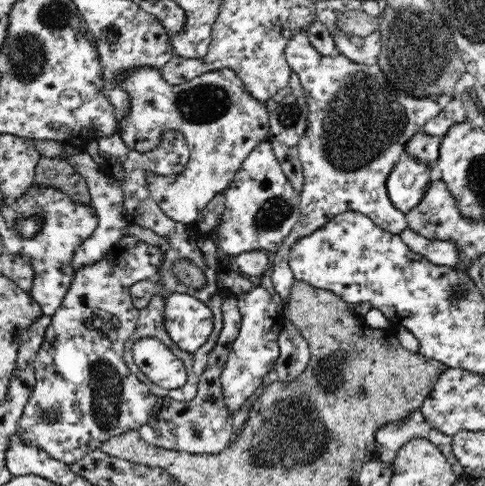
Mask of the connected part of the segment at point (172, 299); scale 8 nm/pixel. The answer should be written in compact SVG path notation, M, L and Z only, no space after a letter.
M170 294L165 301L165 328L176 348L193 353L214 330L214 313L189 294Z

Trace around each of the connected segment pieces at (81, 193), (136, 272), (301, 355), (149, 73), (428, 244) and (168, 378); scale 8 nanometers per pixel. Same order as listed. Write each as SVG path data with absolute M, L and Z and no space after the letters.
M41 157L35 168L35 183L62 190L74 202L86 203L92 207L86 180L66 158Z
M123 235L123 237L111 246L111 249L104 253L104 256L96 262L78 267L73 274L73 280L68 287L68 292L64 295L64 300L60 303L60 308L56 310L55 314L52 314L52 324L46 328L46 334L44 334L44 342L38 354L35 356L35 380L36 384L23 408L22 416L18 420L18 426L16 426L18 434L27 444L31 444L31 447L40 448L40 450L46 451L52 458L65 462L67 465L71 465L73 462L80 460L85 454L92 452L96 449L101 449L102 444L114 436L120 436L129 432L130 430L139 430L141 426L144 426L148 419L151 417L151 410L156 404L157 396L154 395L148 386L138 380L127 366L124 361L123 352L127 344L127 341L132 337L132 334L136 330L137 322L139 320L139 310L133 306L131 300L131 294L129 291L130 286L135 282L141 280L156 281L160 278L160 264L164 259L164 251L159 246L153 246L146 242L138 240L133 235Z
M284 319L282 326L278 338L280 354L274 371L278 373L278 382L287 383L296 380L306 370L311 352L306 339L300 335L300 331L290 320Z
M152 67L130 69L119 78L119 86L130 97L129 111L118 122L117 133L126 146L140 153L152 150L161 143L166 131L180 131L189 146L189 161L180 174L174 175L170 184L160 184L158 178L148 178L148 190L162 212L179 224L195 223L198 214L216 196L225 191L240 170L242 162L251 150L261 142L268 141L269 112L267 105L256 101L245 89L238 75L228 68L208 71L196 78L184 81L179 85L169 85L164 81L160 70Z
M410 228L399 232L399 235L412 251L436 265L454 267L461 262L456 243L452 241L429 239Z
M145 337L133 347L133 357L140 371L160 388L177 389L187 381L186 367L160 340Z

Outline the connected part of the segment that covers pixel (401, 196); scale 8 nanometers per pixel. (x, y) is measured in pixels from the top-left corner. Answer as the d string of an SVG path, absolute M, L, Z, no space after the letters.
M411 156L400 157L387 178L387 193L396 210L406 214L420 204L428 188L430 164L419 162Z

